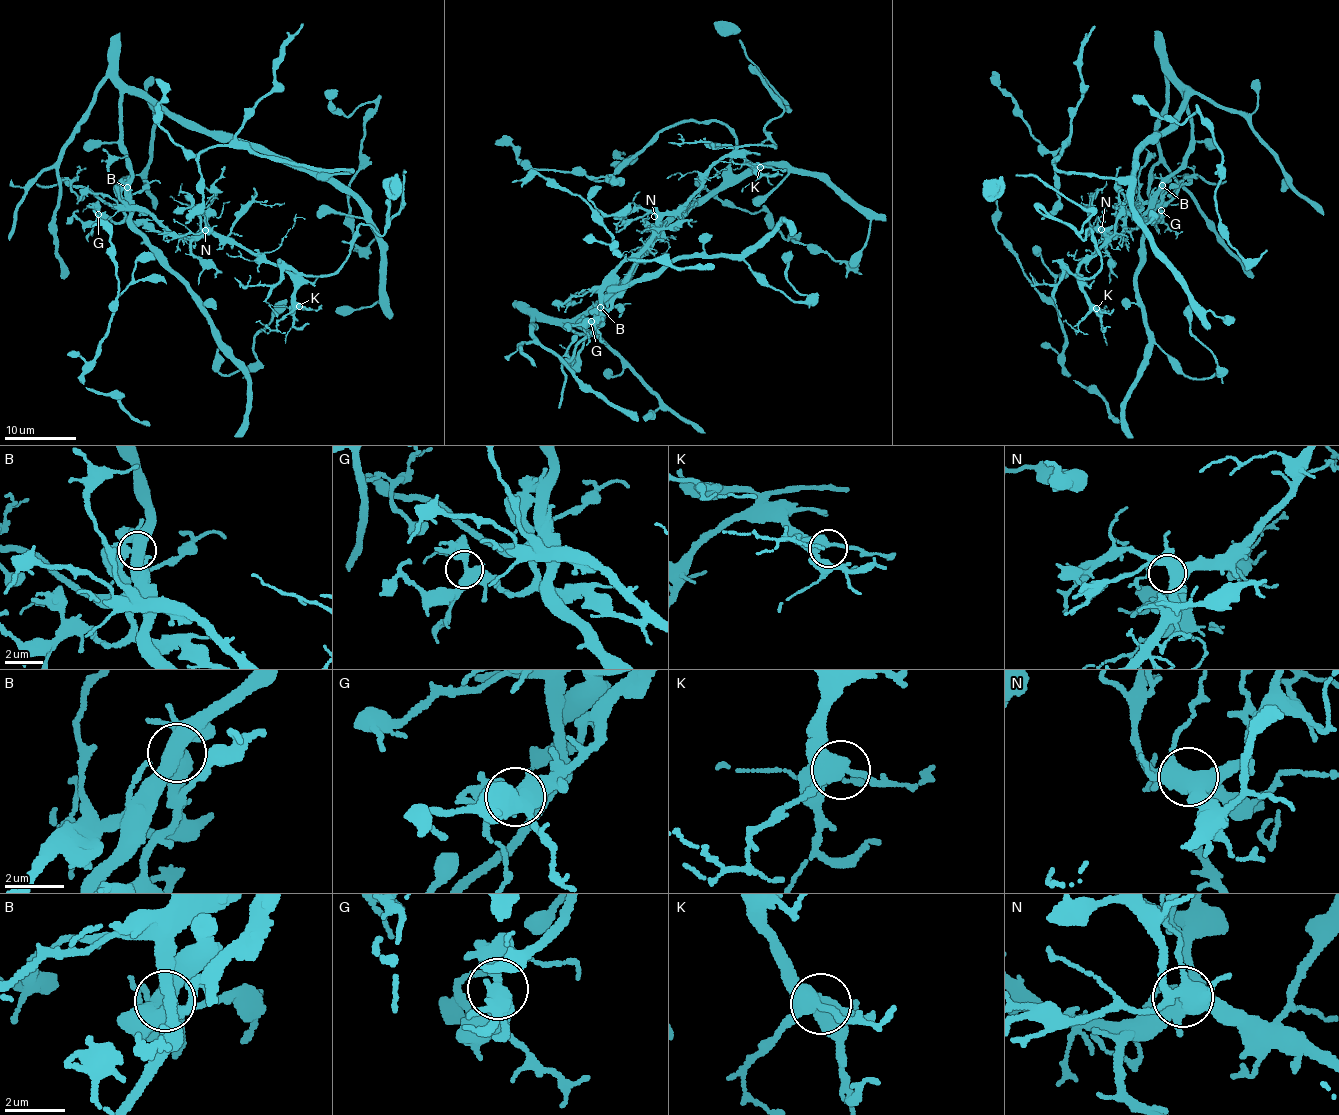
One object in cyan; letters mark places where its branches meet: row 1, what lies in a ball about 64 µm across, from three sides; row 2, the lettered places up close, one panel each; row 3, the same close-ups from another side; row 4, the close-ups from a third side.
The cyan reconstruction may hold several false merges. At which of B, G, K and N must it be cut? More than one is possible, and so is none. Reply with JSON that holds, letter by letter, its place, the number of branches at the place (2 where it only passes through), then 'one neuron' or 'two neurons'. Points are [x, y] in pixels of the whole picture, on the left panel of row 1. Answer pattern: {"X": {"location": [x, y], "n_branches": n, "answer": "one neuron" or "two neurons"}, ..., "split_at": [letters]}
{"B": {"location": [127, 187], "n_branches": 4, "answer": "two neurons"}, "G": {"location": [98, 214], "n_branches": 3, "answer": "one neuron"}, "K": {"location": [299, 306], "n_branches": 4, "answer": "one neuron"}, "N": {"location": [205, 230], "n_branches": 6, "answer": "one neuron"}, "split_at": ["B"]}

